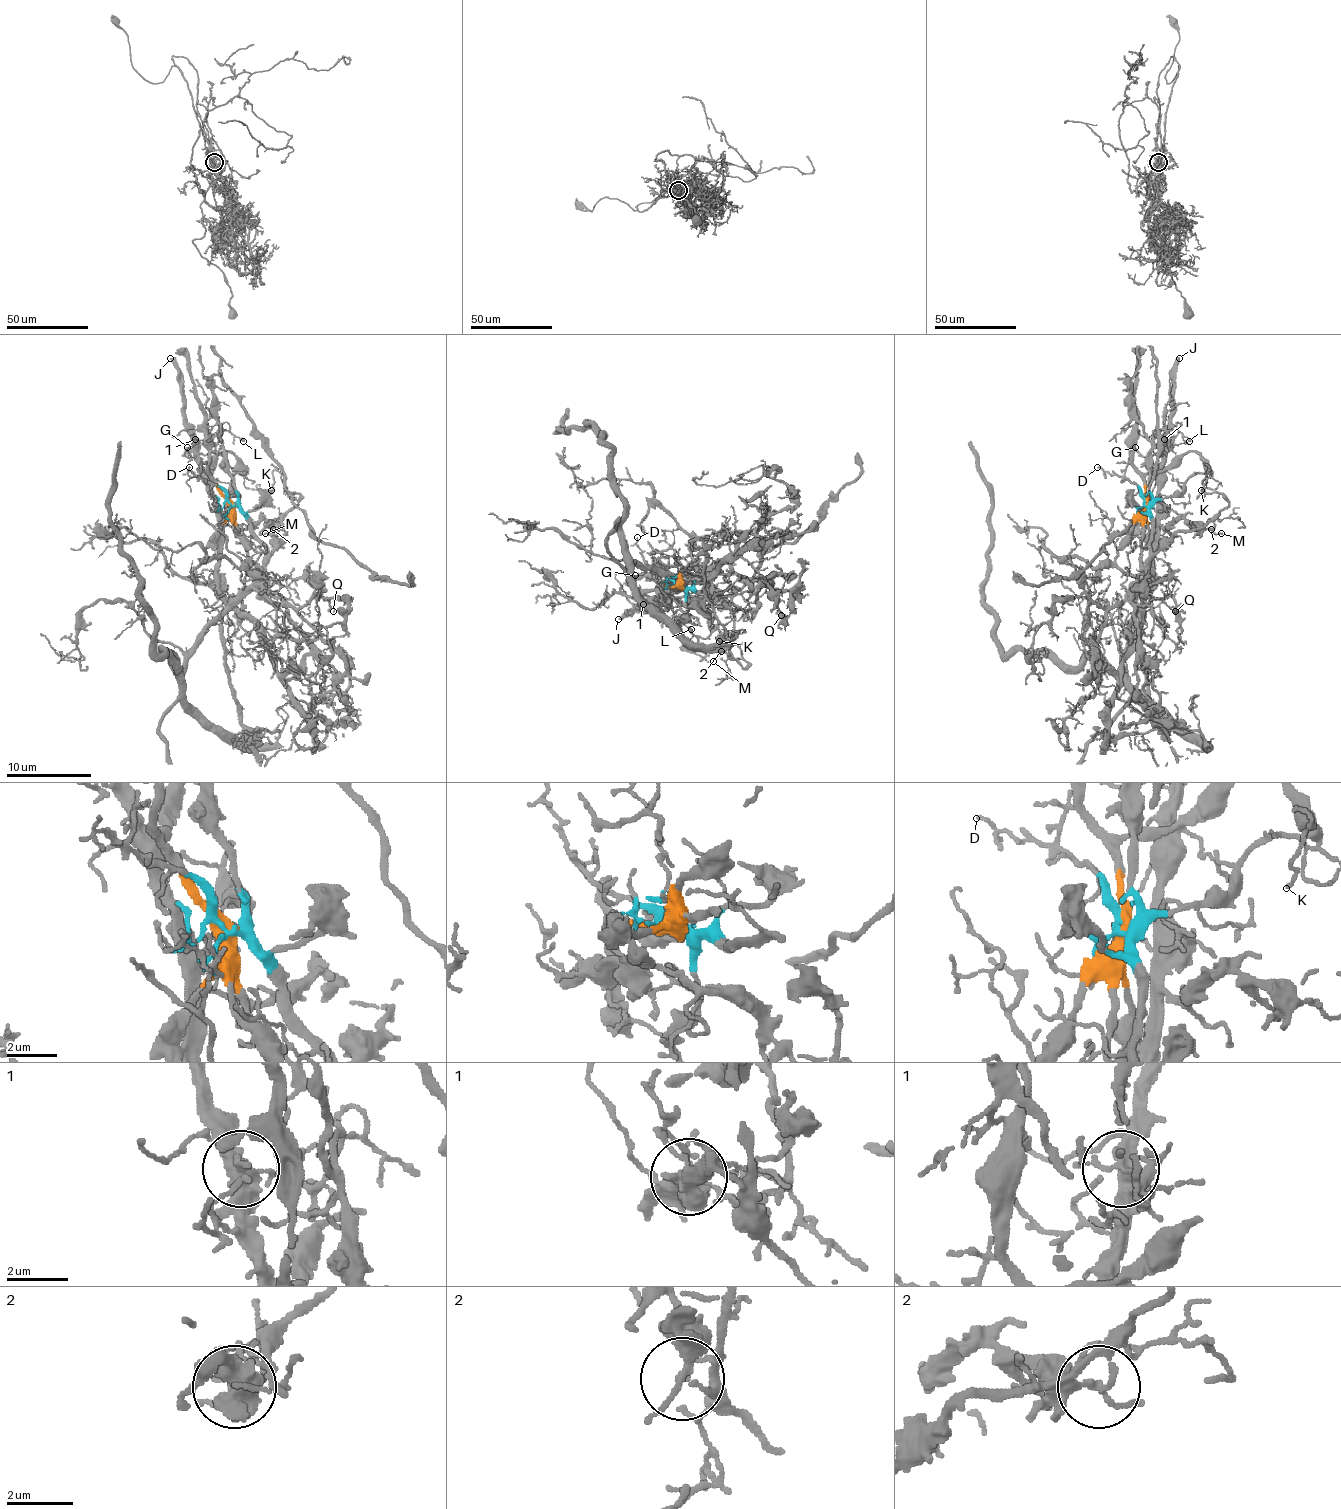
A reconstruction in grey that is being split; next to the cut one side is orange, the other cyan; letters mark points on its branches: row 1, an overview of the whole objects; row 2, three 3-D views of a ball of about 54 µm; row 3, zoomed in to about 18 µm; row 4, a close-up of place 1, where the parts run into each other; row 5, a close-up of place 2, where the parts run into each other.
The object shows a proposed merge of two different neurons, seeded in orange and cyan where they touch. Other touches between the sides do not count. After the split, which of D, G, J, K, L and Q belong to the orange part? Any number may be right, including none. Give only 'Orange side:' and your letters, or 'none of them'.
Orange side: G, J

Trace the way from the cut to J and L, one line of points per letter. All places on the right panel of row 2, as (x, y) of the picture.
J: (1145, 504), (1145, 476), (1162, 470), (1164, 438), (1173, 413), (1173, 366), (1179, 358)
L: (1145, 502), (1147, 504), (1152, 491), (1149, 461), (1154, 432), (1171, 430), (1190, 440)

